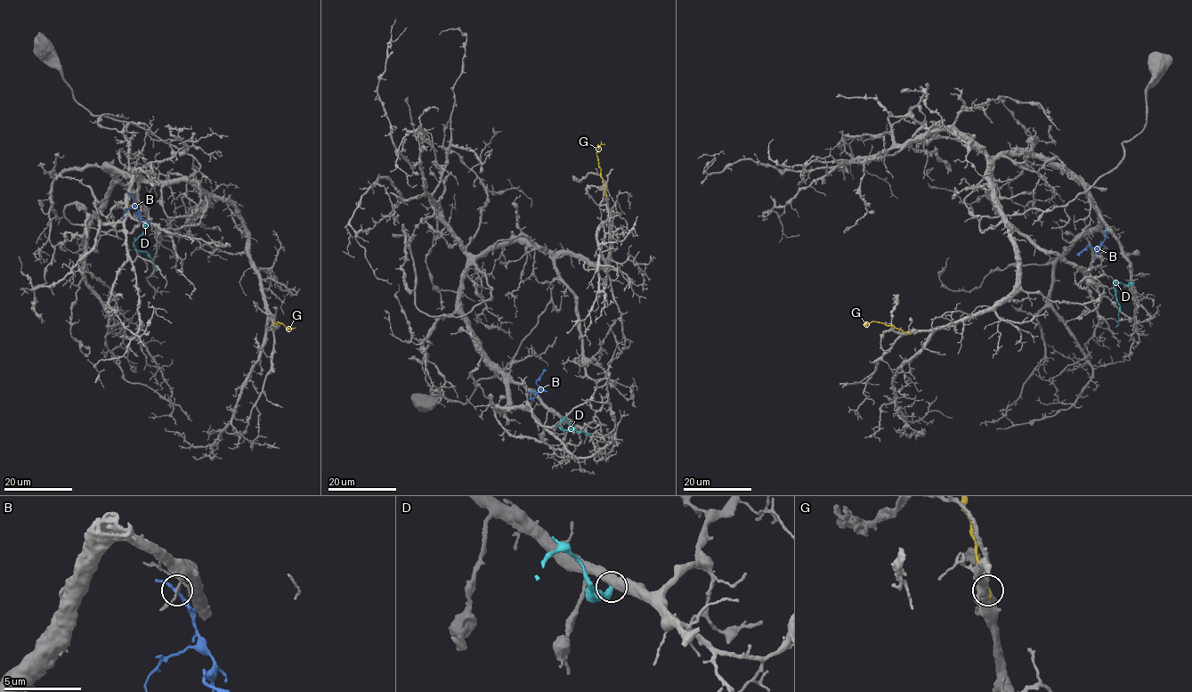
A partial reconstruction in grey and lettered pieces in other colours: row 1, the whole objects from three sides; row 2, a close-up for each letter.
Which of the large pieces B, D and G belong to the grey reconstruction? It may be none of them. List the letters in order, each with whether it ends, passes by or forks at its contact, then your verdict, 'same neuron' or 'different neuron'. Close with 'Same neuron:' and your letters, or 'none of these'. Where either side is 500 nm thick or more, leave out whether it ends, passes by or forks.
B: it passes by; different neuron
D: different neuron
G: different neuron
Same neuron: none of these

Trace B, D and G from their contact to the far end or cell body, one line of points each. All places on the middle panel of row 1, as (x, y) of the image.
B: (531, 391), (540, 390), (537, 379), (547, 370)
D: (574, 427), (570, 427), (564, 419), (558, 426), (566, 430), (590, 433)
G: (606, 194), (596, 155), (601, 144), (605, 144)

